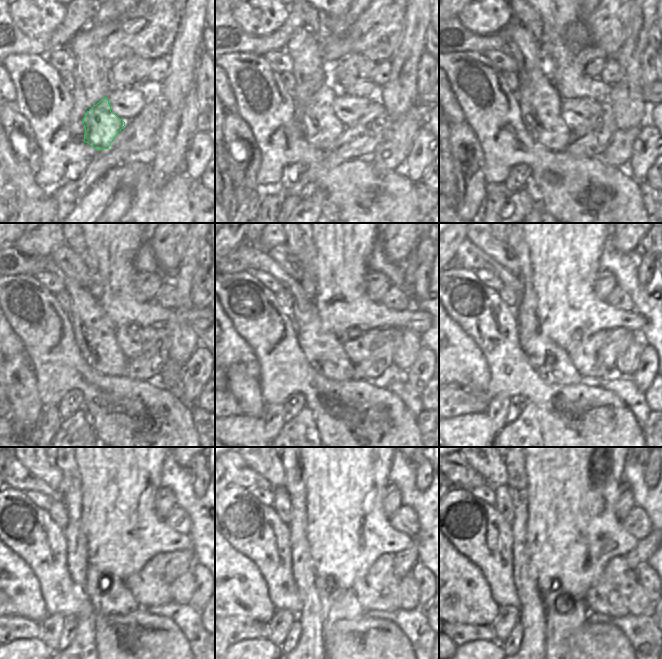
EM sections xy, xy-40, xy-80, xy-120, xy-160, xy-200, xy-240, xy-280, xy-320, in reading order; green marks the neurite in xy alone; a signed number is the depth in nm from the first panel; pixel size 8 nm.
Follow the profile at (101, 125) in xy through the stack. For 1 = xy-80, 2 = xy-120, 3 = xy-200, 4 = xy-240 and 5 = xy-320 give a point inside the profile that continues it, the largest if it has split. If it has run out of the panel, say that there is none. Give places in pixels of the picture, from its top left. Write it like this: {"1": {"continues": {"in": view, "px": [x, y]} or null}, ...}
{"1": {"continues": {"in": "xy-80", "px": [540, 103]}}, "2": {"continues": {"in": "xy-120", "px": [94, 332]}}, "3": {"continues": {"in": "xy-200", "px": [553, 364]}}, "4": {"continues": {"in": "xy-240", "px": [109, 595]}}, "5": {"continues": {"in": "xy-320", "px": [563, 614]}}}

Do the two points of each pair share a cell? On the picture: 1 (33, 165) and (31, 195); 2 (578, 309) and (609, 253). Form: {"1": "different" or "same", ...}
{"1": "different", "2": "different"}

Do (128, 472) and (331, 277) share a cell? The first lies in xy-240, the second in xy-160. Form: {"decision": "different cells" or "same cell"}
{"decision": "same cell"}

